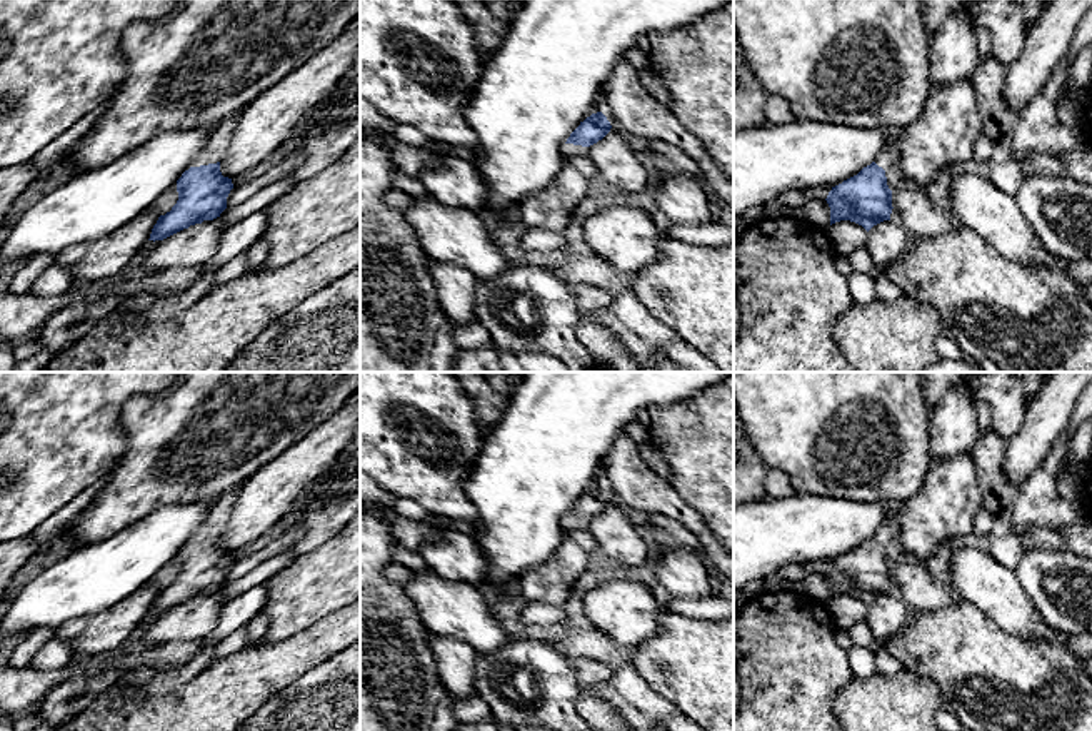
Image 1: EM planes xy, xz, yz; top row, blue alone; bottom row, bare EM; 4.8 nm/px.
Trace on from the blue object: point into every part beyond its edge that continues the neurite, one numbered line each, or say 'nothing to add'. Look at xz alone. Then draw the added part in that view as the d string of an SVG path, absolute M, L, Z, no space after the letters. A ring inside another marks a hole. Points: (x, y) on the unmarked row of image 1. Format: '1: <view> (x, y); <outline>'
1: xz (569, 523); M564 517L562 527L564 527L564 531L587 531L589 521Z

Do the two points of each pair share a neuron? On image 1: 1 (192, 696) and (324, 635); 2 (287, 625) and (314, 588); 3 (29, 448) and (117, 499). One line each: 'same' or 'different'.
1: same
2: same
3: different

